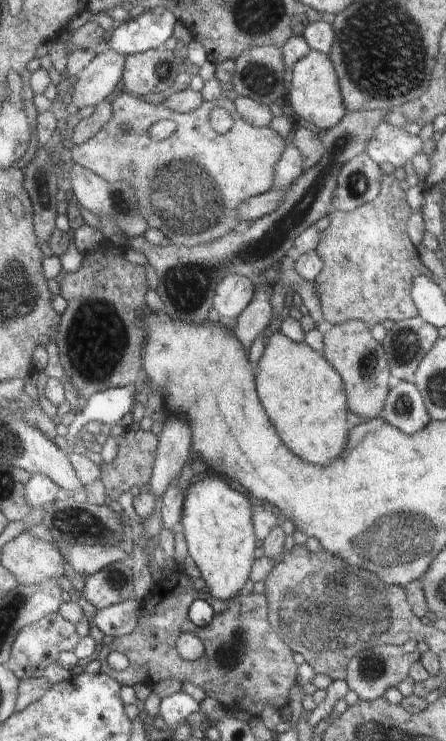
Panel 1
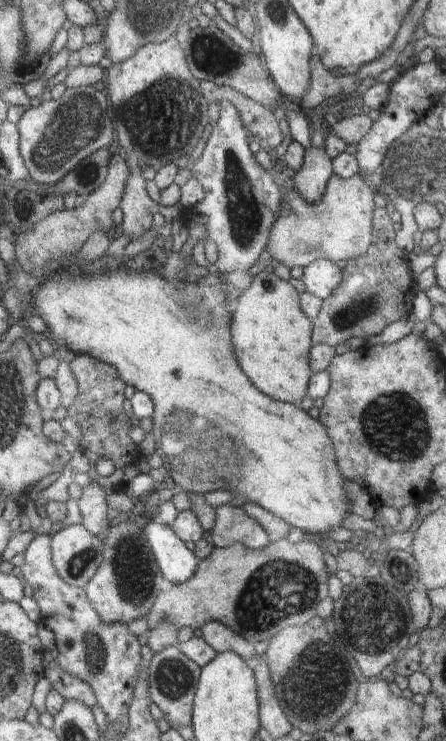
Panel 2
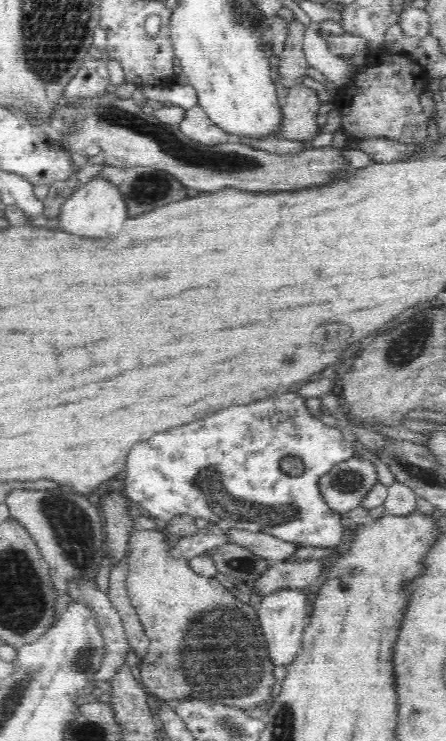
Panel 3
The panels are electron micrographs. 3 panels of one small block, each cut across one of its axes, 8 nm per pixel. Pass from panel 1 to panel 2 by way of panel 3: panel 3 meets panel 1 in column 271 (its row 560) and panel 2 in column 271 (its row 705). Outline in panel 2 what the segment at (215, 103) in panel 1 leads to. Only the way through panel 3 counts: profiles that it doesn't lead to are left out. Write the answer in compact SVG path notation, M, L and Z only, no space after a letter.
M334 174L325 198L318 204L308 204L298 192L283 187L283 199L276 208L276 220L272 224L266 248L274 265L283 263L292 269L295 266L308 266L318 259L342 264L365 255L372 246L374 211L378 208L380 192L370 188L370 181L367 176L359 174L352 178L342 178Z

